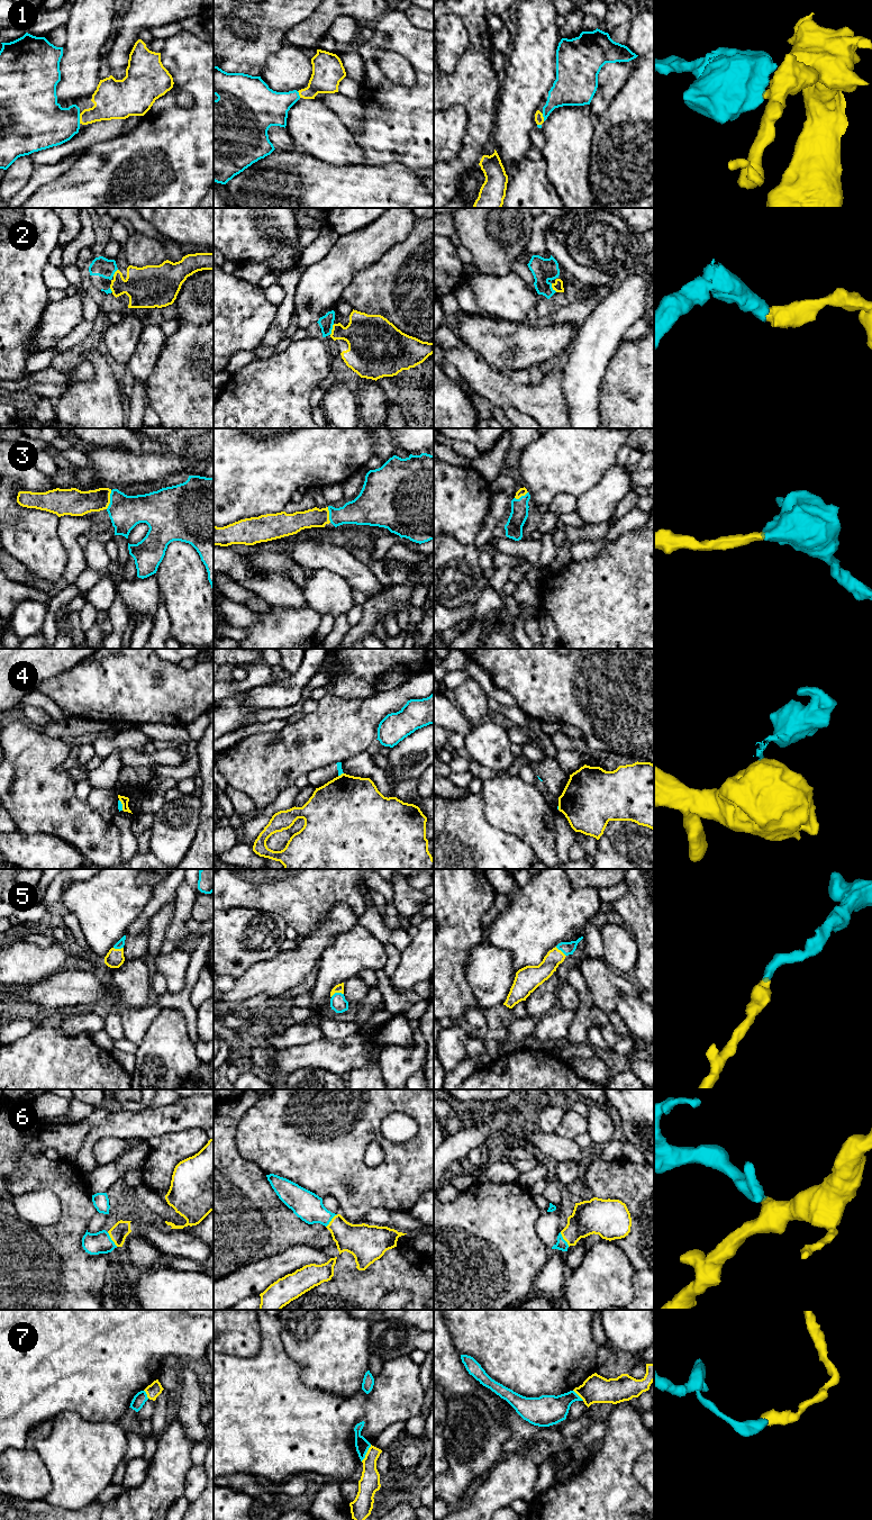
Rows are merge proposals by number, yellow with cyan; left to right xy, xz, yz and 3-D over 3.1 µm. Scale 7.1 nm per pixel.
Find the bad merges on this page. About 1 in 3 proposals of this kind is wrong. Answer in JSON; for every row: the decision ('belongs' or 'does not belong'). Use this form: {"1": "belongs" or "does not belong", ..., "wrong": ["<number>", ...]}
{"1": "belongs", "2": "belongs", "3": "belongs", "4": "does not belong", "5": "belongs", "6": "belongs", "7": "does not belong", "wrong": ["4", "7"]}

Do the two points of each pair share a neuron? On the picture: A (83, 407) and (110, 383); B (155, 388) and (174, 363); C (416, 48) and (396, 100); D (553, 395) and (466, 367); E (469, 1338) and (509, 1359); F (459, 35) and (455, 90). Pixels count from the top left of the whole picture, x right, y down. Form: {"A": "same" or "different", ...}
{"A": "same", "B": "same", "C": "same", "D": "same", "E": "same", "F": "different"}

